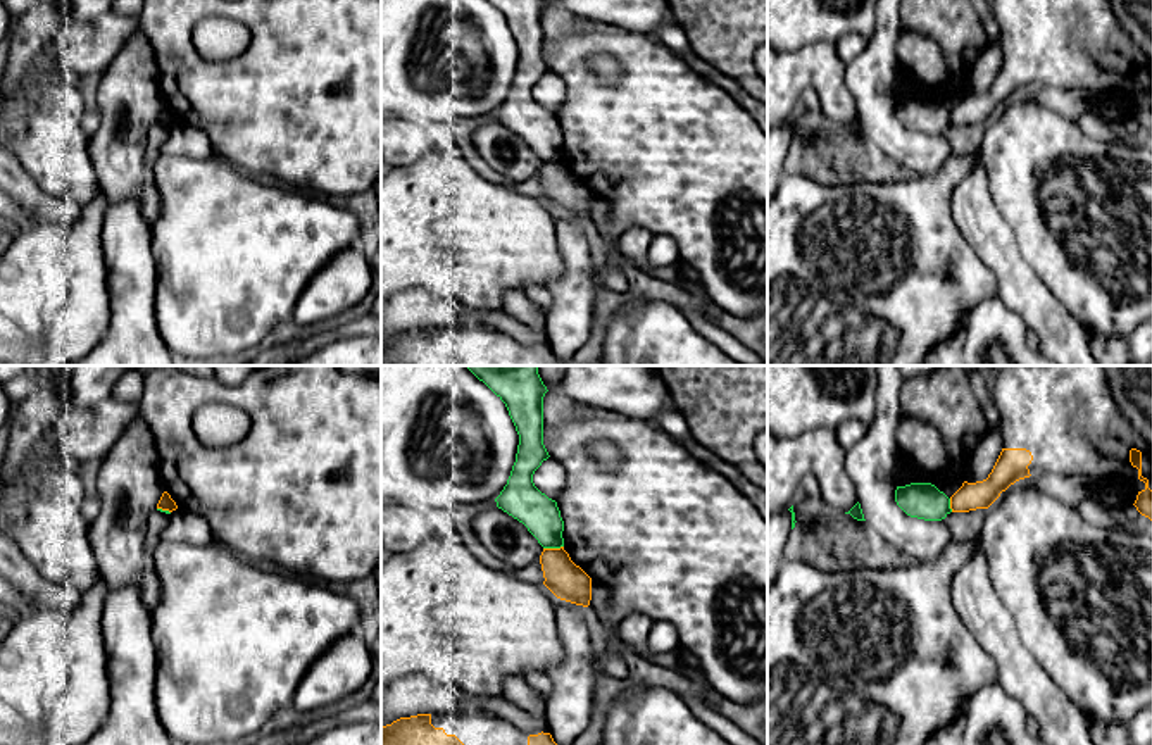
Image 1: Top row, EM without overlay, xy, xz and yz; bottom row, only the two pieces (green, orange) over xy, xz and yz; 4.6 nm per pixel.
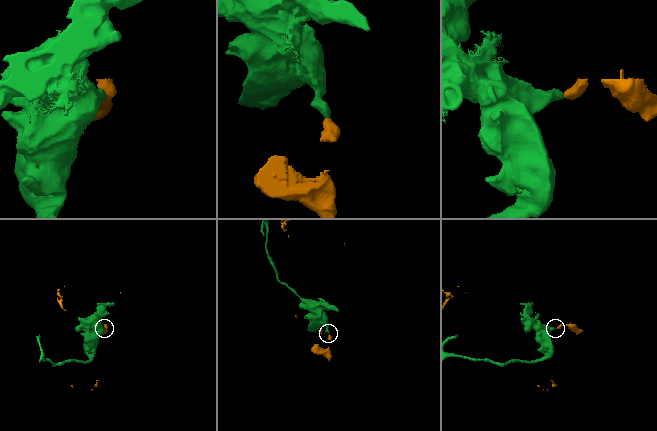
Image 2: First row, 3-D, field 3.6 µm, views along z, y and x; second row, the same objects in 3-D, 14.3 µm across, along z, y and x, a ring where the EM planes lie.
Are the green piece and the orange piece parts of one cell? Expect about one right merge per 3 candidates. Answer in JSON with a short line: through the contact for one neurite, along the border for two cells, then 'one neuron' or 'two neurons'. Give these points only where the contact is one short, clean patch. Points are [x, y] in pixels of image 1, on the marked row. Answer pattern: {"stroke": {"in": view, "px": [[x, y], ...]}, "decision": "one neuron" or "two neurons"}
{"stroke": {"in": "xz", "px": [[563, 545], [544, 549]]}, "decision": "two neurons"}

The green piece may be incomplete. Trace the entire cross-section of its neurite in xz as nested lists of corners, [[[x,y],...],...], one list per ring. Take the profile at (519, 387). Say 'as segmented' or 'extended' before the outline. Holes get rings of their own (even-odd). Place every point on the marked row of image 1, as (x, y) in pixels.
as segmented; [[[466,366],[507,407],[519,435],[516,462],[497,507],[523,523],[543,548],[564,547],[557,502],[542,493],[533,474],[550,455],[543,445],[543,385],[538,366]]]

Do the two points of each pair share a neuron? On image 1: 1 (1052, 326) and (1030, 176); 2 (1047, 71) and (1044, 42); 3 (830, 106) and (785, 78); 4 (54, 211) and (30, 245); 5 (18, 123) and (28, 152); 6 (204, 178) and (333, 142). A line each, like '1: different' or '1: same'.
1: different
2: same
3: same
4: different
5: different
6: different

